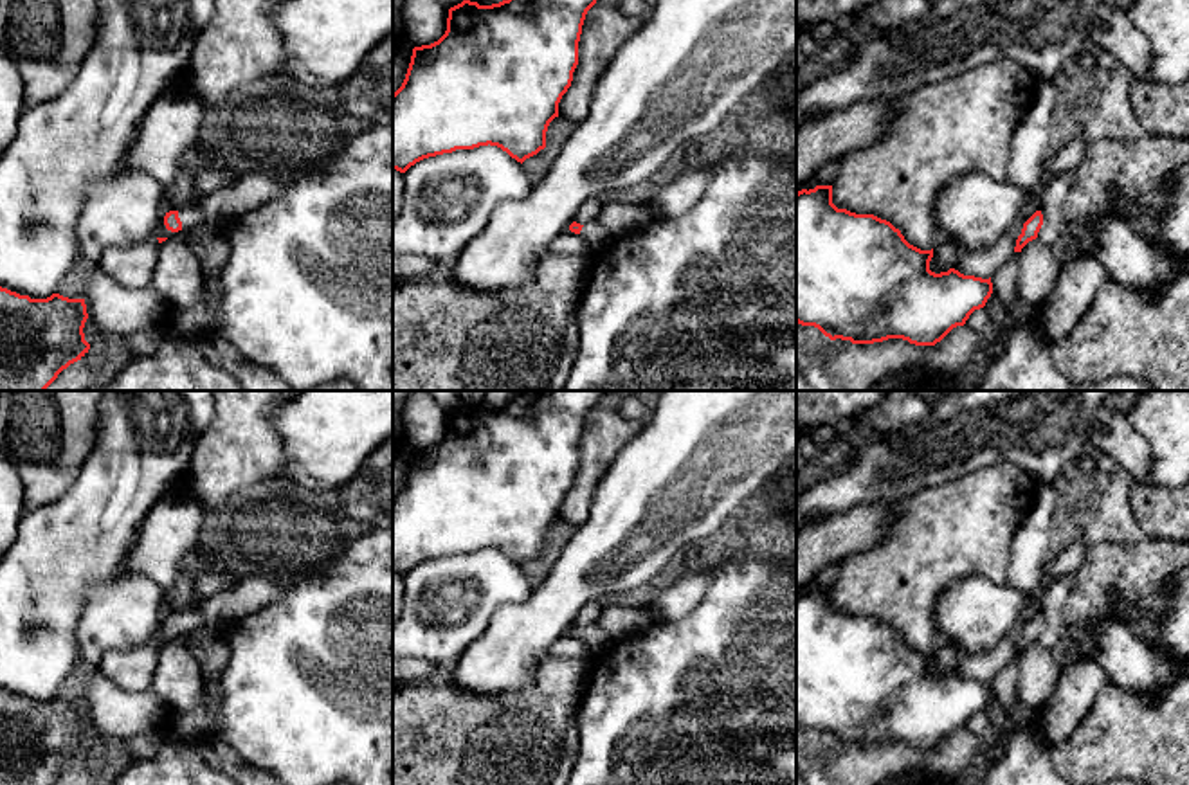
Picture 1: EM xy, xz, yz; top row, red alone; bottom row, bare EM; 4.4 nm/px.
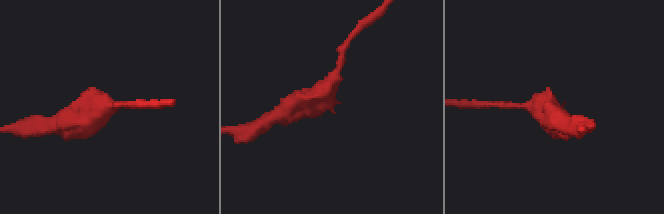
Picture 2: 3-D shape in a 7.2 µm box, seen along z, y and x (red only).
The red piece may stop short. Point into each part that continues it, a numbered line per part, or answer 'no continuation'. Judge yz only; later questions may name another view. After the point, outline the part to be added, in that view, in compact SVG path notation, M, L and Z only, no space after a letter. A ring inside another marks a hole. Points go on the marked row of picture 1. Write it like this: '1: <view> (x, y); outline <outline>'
no continuation

